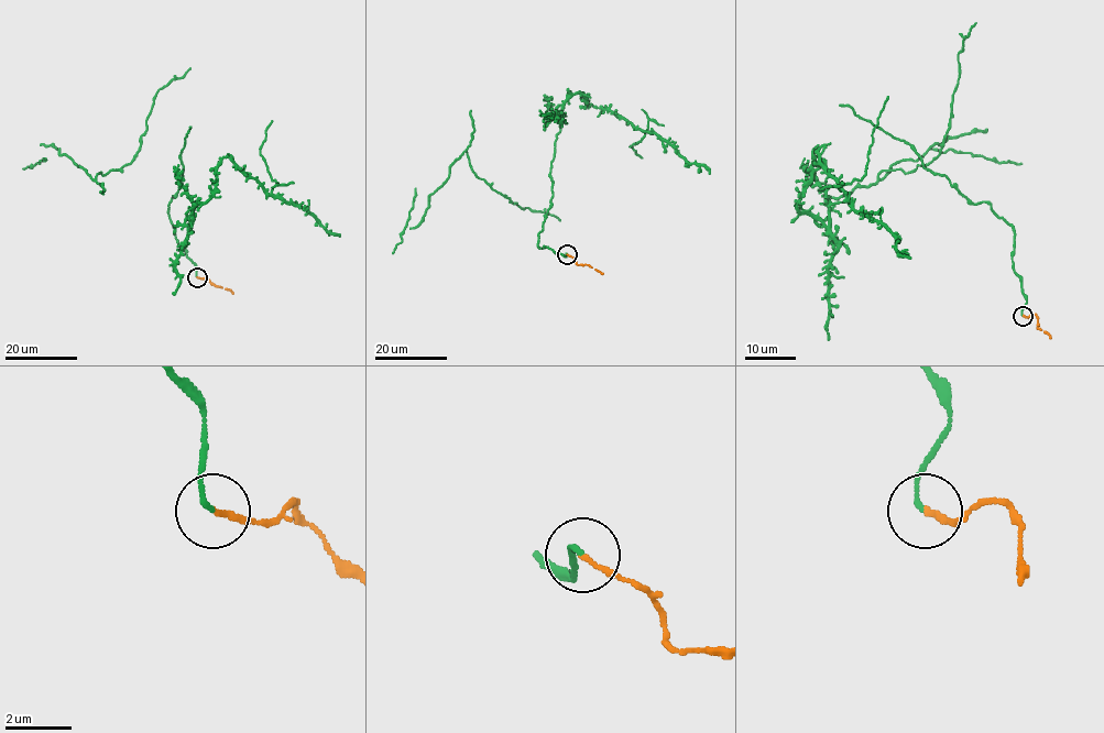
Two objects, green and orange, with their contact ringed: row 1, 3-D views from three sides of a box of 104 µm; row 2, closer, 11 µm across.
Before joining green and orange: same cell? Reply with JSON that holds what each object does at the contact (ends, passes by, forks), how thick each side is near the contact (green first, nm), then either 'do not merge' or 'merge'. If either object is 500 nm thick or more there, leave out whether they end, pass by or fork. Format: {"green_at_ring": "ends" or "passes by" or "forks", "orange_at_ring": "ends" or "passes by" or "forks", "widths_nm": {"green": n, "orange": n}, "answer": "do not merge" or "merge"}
{"green_at_ring": "ends", "orange_at_ring": "ends", "widths_nm": {"green": 130, "orange": 150}, "answer": "merge"}

